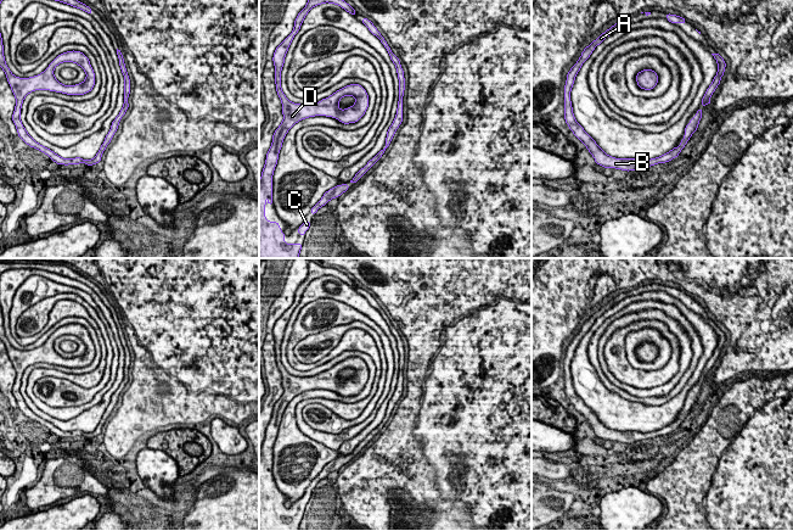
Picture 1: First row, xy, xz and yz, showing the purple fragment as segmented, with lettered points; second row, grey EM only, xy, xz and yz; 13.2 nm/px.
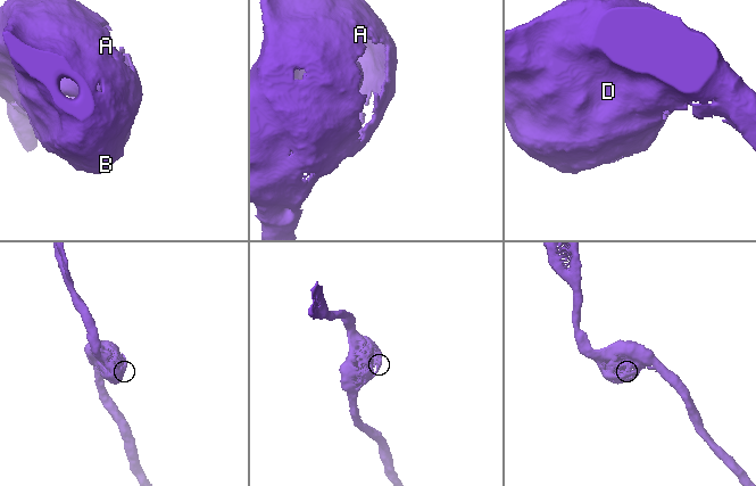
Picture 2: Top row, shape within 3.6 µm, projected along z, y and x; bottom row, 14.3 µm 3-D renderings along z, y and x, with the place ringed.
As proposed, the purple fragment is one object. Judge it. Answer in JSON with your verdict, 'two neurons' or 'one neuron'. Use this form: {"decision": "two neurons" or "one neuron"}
{"decision": "one neuron"}

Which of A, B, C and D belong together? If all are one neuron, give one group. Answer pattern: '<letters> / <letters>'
A B C D

